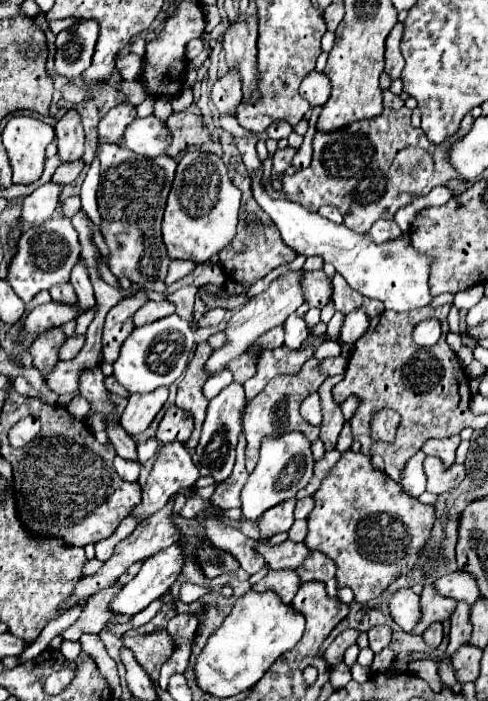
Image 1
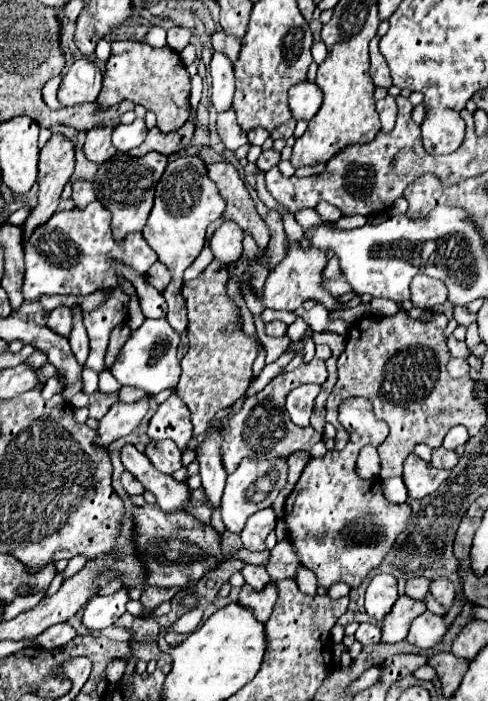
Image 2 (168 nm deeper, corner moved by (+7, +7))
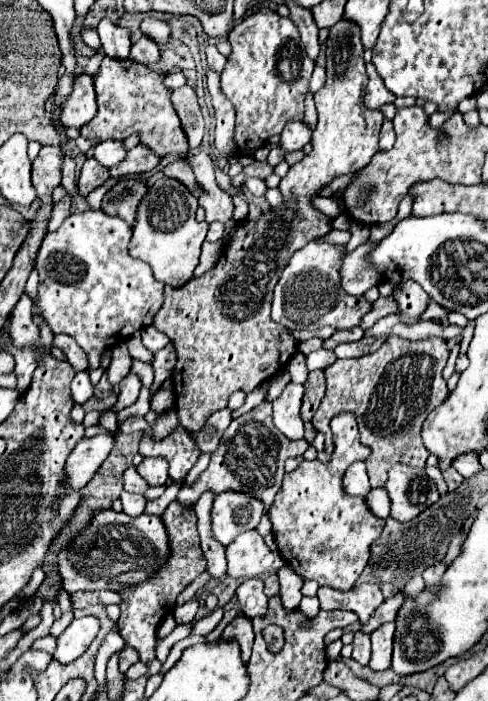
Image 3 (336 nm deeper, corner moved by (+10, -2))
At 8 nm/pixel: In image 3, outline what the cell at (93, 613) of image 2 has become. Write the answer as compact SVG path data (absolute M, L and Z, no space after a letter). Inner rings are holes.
M93 616L75 618L61 636L57 636L57 648L53 660L59 664L69 664L77 660L93 642L99 632L99 620Z

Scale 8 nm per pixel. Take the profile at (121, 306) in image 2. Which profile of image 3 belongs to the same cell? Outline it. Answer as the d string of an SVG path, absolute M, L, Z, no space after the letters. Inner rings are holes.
M101 210L73 212L55 232L45 236L37 254L37 270L41 278L37 296L39 308L43 310L41 316L55 334L63 332L75 338L75 342L89 354L91 368L97 366L97 360L101 360L101 352L105 352L105 348L125 342L137 330L151 326L155 314L163 306L163 284L153 278L149 264L129 256L129 240L131 226L125 220L107 216Z

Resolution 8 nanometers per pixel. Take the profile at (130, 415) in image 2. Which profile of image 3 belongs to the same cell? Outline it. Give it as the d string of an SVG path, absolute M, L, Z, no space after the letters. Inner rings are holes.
M109 432L93 438L83 438L65 462L63 484L73 492L81 490L103 464L105 456L109 456L109 448L113 448L113 434Z

